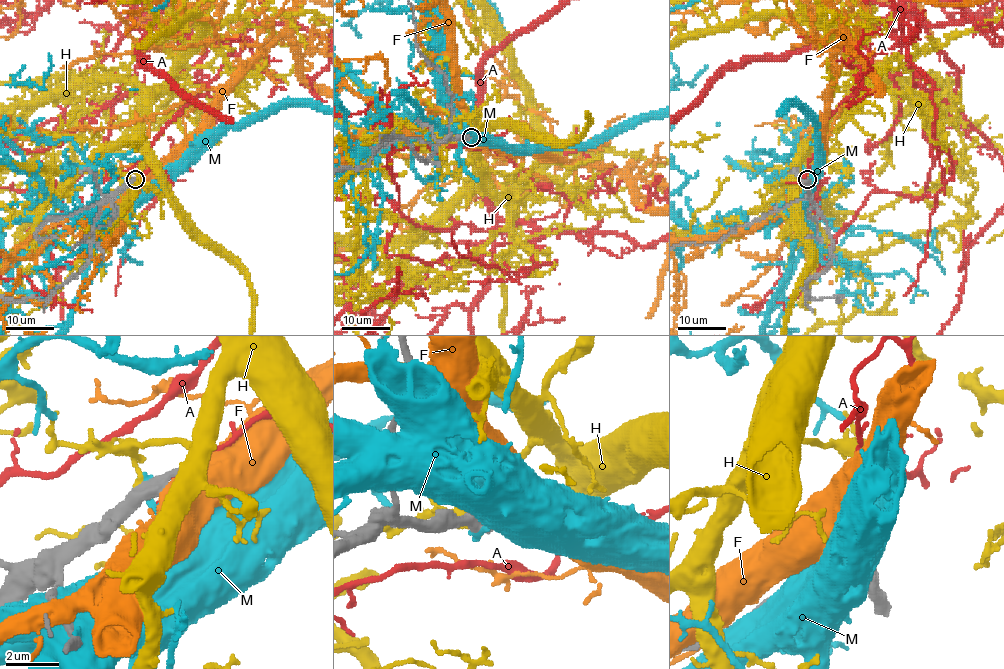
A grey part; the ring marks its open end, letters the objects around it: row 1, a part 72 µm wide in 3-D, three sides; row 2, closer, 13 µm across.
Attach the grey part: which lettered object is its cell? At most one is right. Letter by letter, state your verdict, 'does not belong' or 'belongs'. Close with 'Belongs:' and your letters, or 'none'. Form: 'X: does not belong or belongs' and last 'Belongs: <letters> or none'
A: does not belong
F: does not belong
H: does not belong
M: does not belong
Belongs: none

